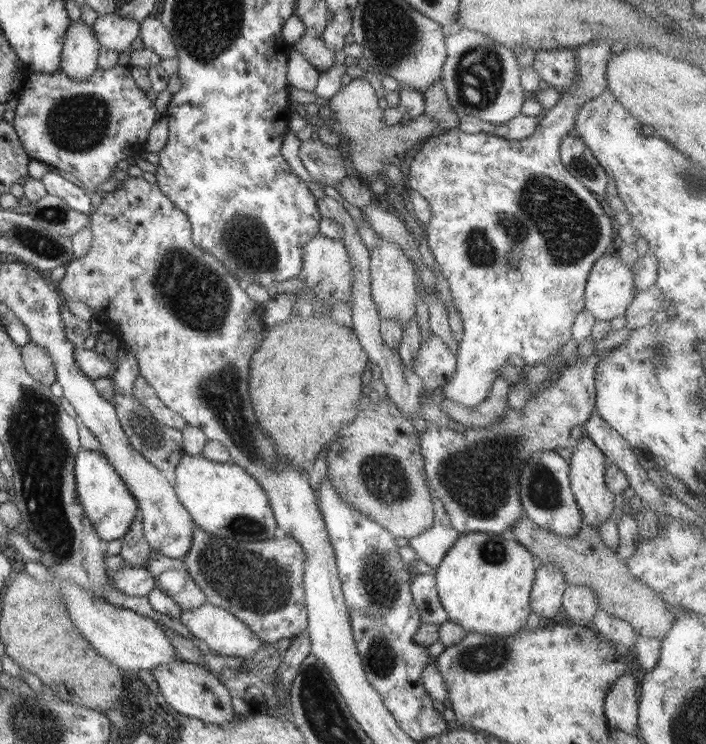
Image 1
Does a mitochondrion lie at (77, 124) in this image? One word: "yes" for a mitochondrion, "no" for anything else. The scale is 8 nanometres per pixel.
yes

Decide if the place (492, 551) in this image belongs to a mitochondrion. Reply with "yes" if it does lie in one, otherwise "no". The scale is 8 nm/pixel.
yes

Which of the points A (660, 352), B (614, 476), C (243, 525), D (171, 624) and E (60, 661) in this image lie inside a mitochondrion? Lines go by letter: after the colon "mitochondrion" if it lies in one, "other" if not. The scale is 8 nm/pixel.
A: mitochondrion
B: other
C: mitochondrion
D: other
E: other

